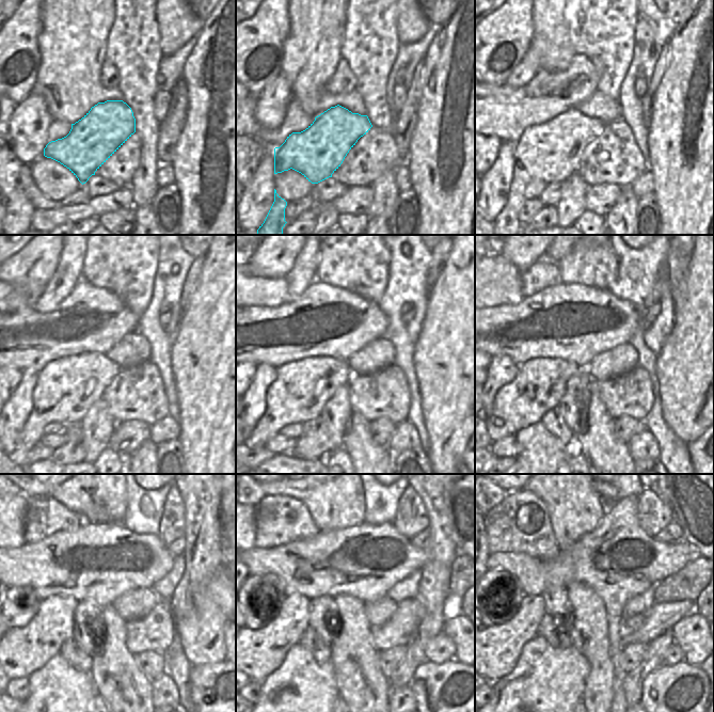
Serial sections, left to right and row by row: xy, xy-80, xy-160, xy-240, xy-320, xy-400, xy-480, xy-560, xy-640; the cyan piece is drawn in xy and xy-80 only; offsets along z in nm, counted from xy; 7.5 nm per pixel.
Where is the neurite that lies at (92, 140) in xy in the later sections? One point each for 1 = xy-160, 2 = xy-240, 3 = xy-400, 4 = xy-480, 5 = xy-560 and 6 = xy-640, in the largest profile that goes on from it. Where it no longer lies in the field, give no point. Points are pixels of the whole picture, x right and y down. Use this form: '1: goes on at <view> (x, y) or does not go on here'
1: goes on at xy-160 (551, 152)
2: goes on at xy-240 (66, 388)
3: goes on at xy-400 (539, 384)
4: goes on at xy-480 (21, 651)
5: goes on at xy-560 (257, 653)
6: goes on at xy-640 (496, 649)

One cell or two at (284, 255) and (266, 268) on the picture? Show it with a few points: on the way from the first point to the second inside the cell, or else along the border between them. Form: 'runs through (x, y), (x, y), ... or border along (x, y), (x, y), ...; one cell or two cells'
runs through (280, 258), (275, 258), (270, 264); one cell

